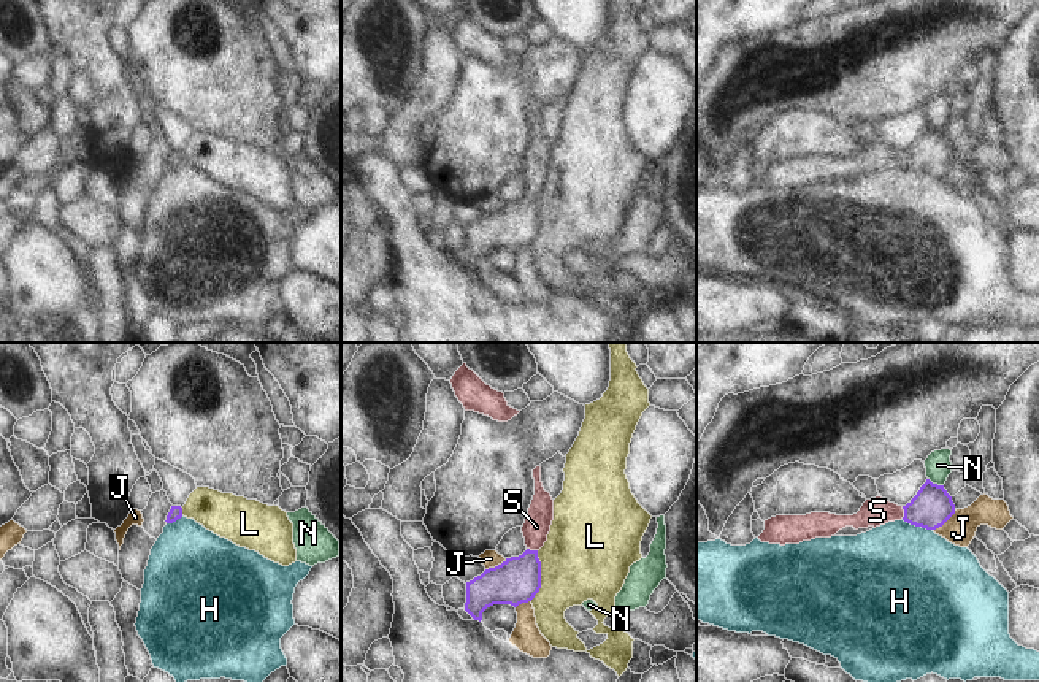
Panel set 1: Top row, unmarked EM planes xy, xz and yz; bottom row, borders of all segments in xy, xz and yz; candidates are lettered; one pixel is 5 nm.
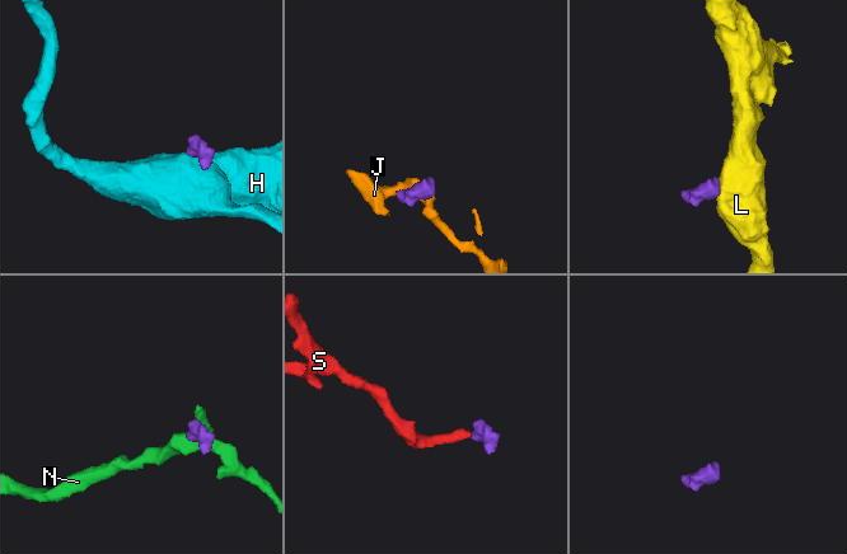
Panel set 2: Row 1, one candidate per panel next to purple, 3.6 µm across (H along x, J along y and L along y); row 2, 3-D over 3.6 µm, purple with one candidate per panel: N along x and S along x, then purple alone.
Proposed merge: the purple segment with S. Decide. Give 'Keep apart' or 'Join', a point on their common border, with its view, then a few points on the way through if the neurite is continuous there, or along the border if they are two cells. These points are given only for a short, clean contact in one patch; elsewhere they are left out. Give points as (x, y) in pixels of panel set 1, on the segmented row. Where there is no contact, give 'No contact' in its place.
Join. Touches purple at yz (904, 513). Path across: yz (931, 506), (919, 513), (904, 513), (877, 511).

